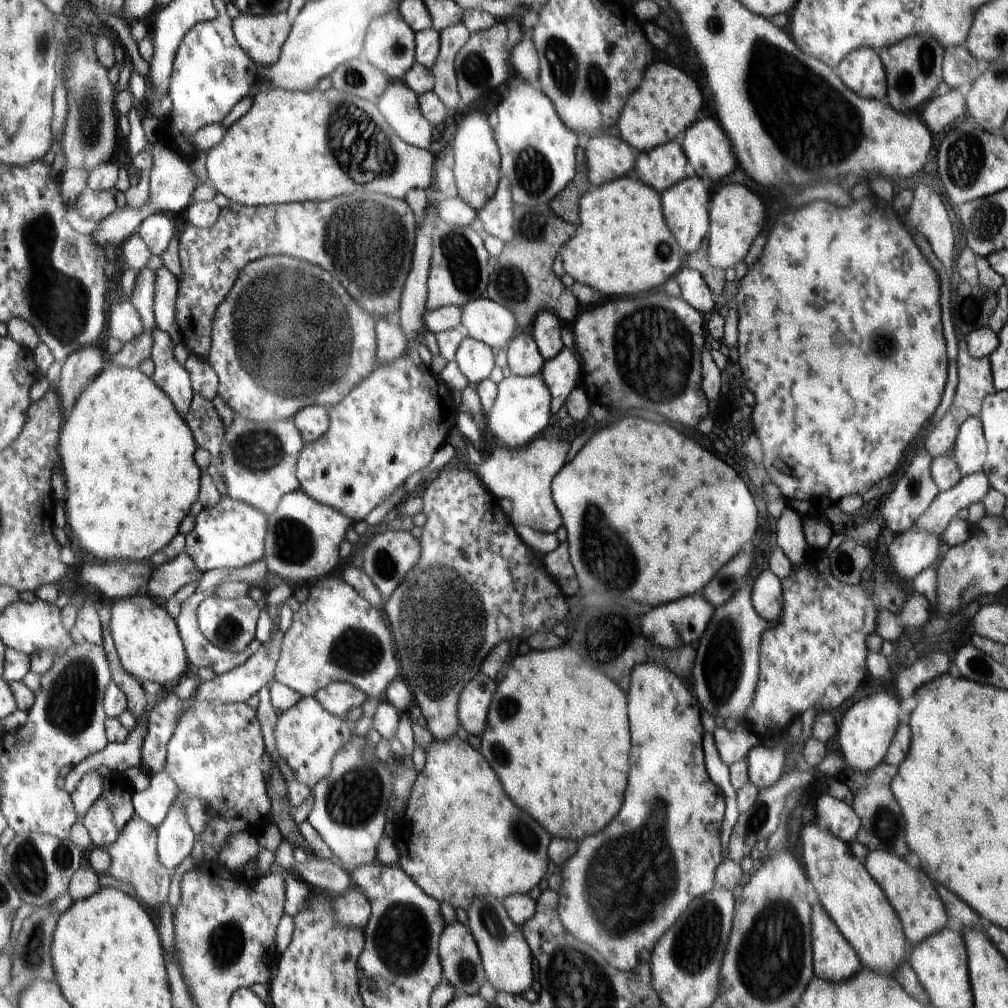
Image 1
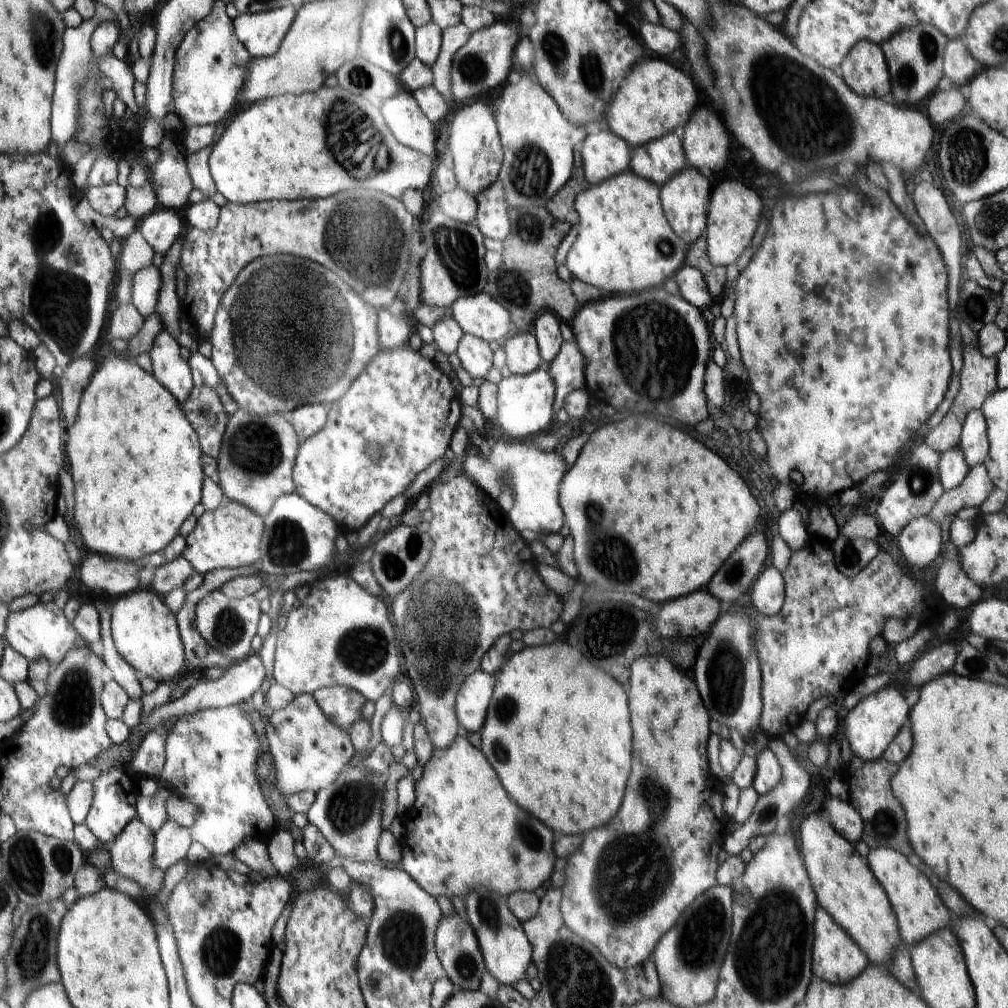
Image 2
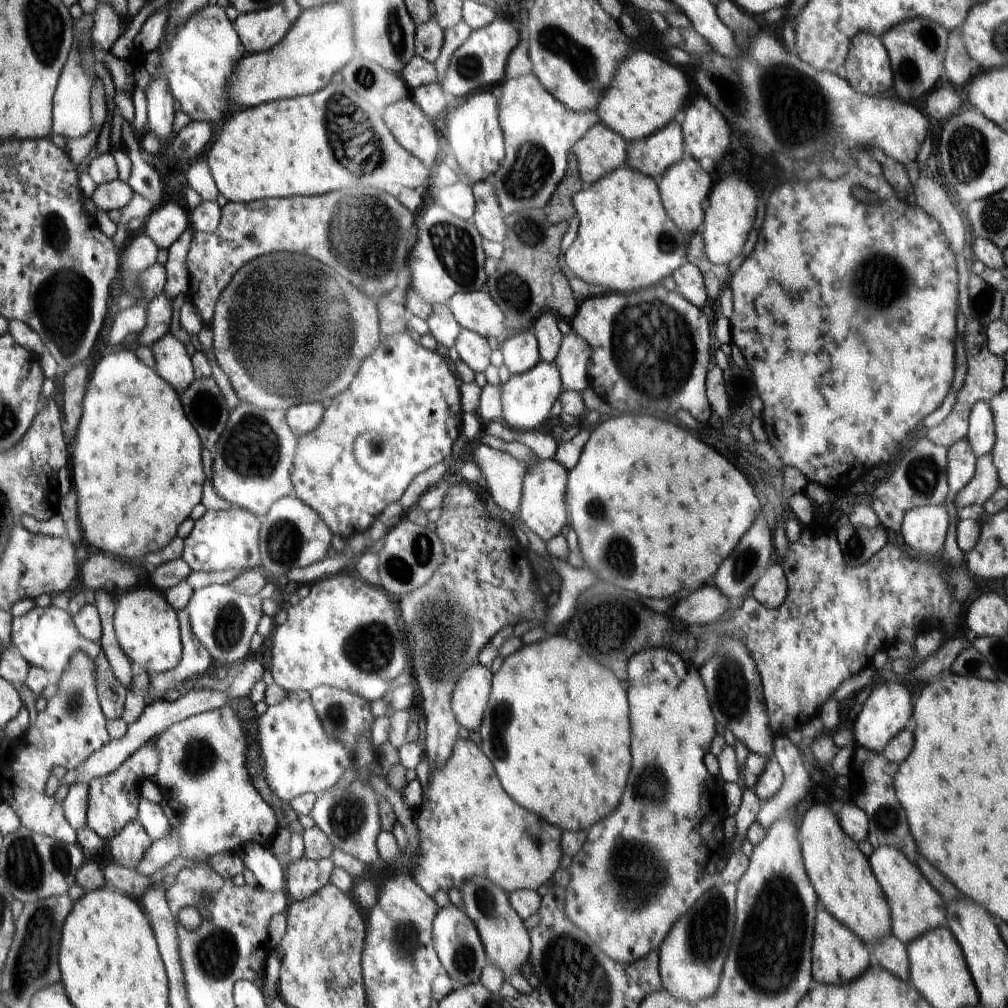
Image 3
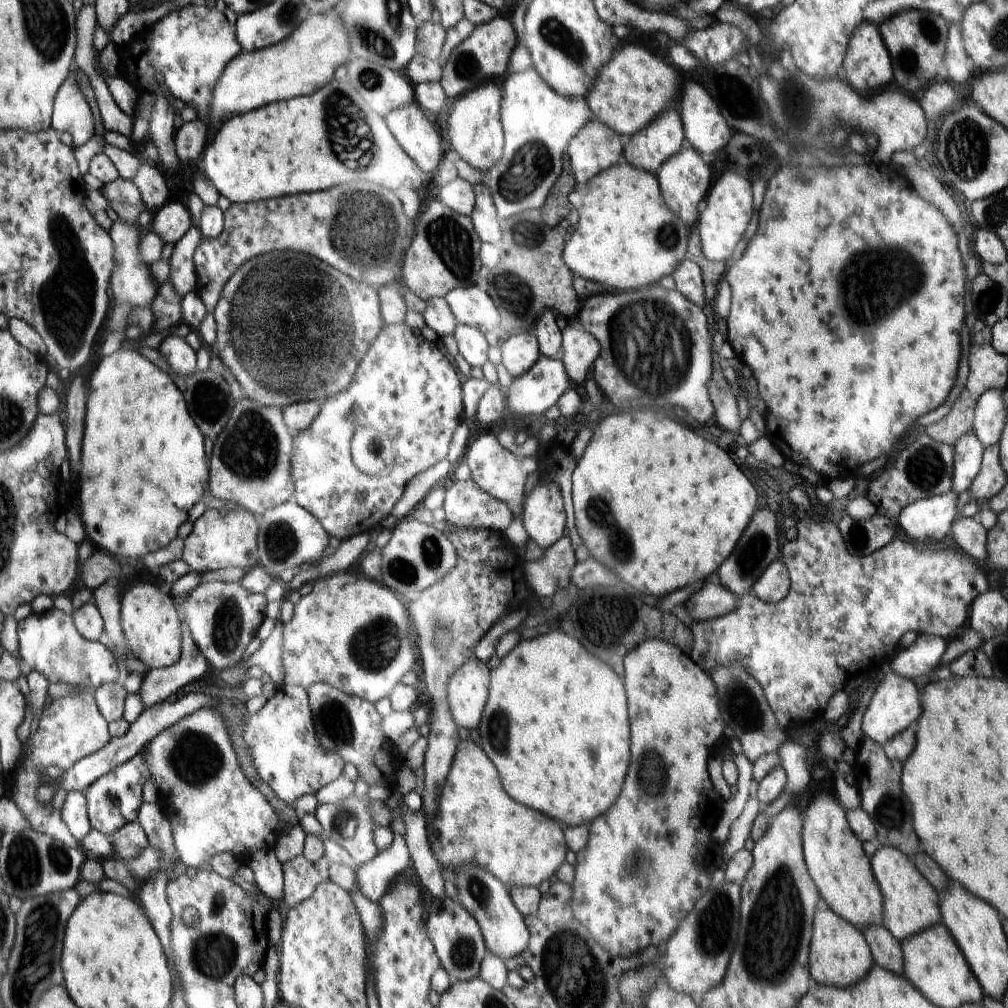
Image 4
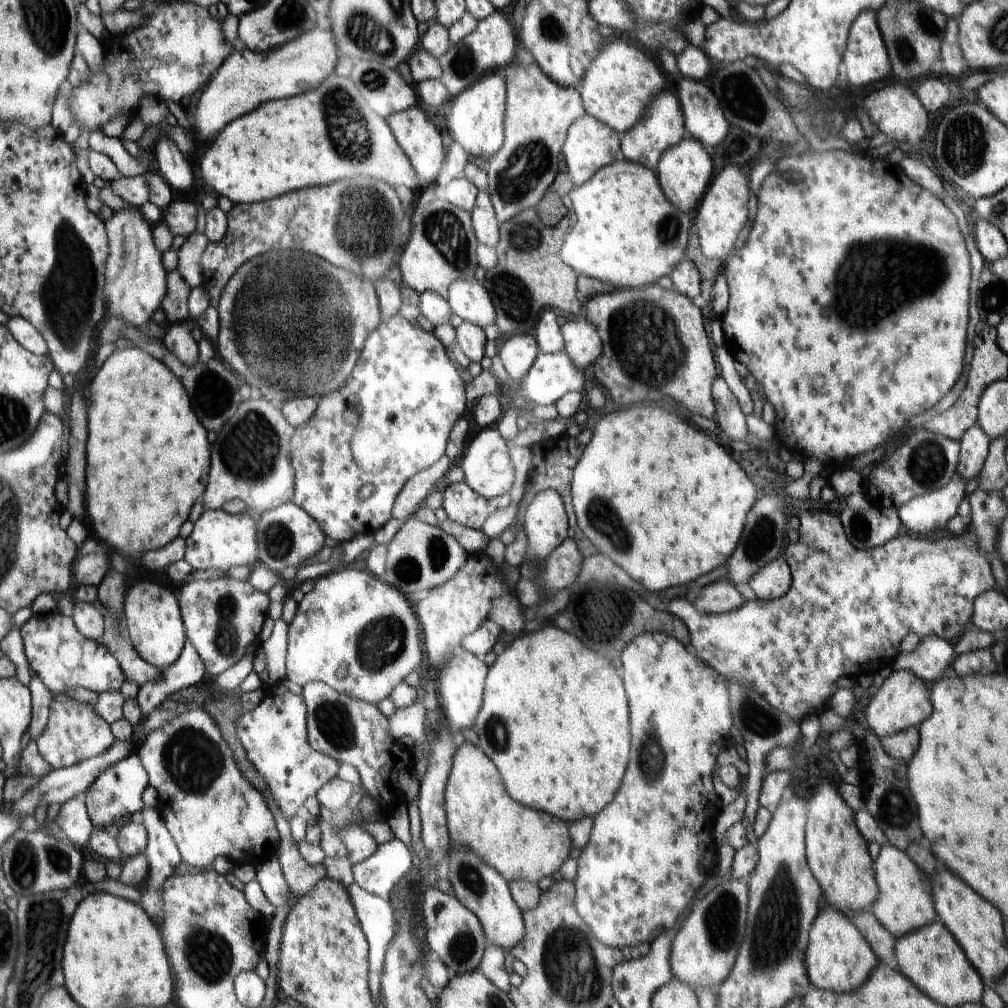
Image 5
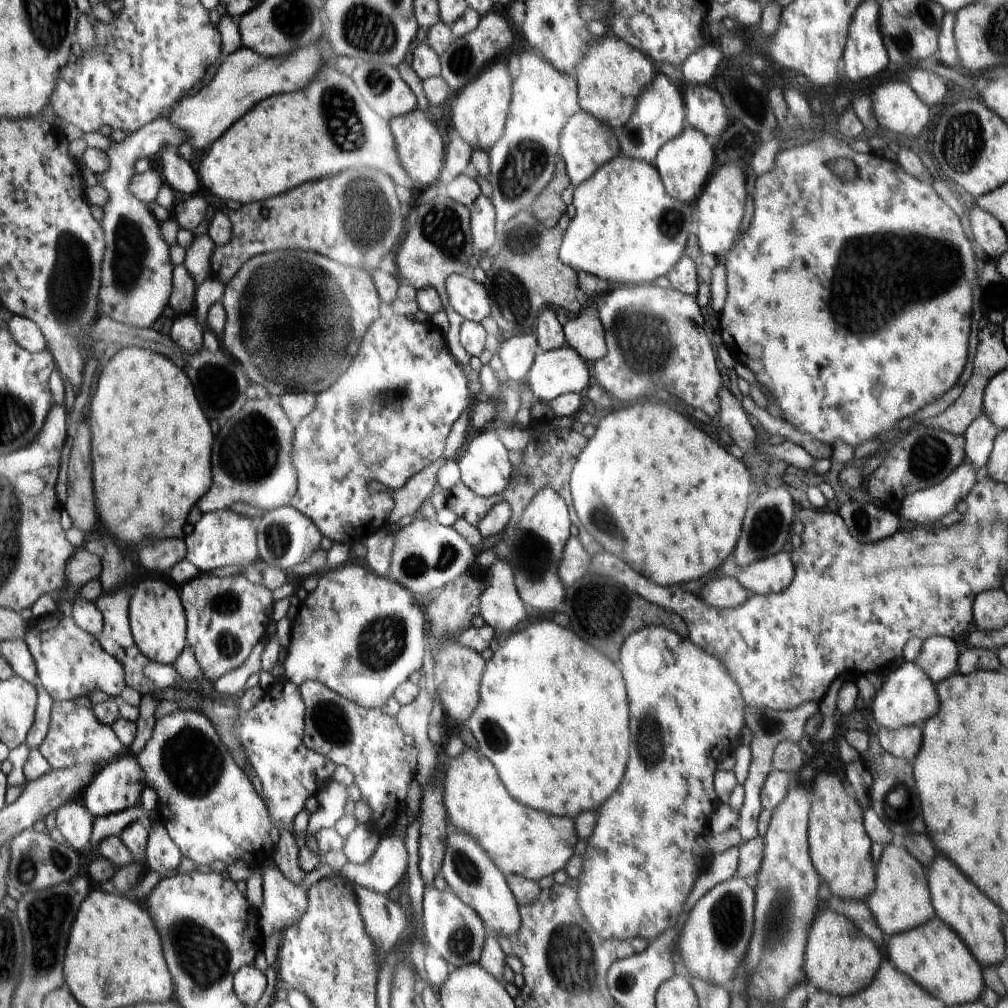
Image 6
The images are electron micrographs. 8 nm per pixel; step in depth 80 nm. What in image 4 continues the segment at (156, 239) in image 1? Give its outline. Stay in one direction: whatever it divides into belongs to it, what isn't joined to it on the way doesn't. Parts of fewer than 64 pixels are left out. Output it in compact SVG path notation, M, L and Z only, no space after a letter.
M168 200L162 208L156 210L153 220L149 224L170 248L178 242L192 226L192 217L187 207L175 200Z

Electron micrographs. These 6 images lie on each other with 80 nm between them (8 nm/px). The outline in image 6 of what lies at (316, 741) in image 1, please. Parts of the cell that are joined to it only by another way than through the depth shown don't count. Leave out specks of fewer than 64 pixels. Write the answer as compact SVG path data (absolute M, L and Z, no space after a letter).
M287 678L265 682L262 700L239 721L237 732L249 764L266 796L273 823L280 831L292 830L294 816L304 808L304 802L315 796L332 780L336 765L329 757L312 752L303 741L305 704L298 685Z

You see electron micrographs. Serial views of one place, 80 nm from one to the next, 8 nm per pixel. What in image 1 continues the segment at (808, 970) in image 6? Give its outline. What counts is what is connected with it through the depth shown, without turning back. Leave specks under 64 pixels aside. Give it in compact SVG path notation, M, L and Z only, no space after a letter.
M820 902L814 903L813 906L813 957L815 976L831 983L852 979L863 968L856 949L842 936L840 929Z

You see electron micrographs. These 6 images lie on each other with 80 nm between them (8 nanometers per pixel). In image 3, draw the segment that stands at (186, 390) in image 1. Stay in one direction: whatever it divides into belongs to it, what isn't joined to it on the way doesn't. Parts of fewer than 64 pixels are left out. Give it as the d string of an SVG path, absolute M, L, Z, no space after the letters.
M170 332L164 334L161 340L157 340L152 346L153 357L155 360L155 371L161 376L172 388L180 394L195 379L191 357L185 350L185 344L177 340Z

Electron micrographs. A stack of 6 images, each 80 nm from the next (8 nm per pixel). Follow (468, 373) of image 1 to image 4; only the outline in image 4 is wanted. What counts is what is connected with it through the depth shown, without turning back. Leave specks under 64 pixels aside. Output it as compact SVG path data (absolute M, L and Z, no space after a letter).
M457 323L453 336L456 339L460 356L470 364L471 368L482 366L488 360L486 358L488 344L486 344L484 334L480 334L480 330Z

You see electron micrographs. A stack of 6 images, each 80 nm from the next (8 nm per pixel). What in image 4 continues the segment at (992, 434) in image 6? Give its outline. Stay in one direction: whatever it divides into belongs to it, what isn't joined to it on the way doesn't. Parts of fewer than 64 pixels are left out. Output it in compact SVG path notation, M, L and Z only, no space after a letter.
M974 431L962 435L953 446L953 475L951 491L962 494L978 476L984 447Z

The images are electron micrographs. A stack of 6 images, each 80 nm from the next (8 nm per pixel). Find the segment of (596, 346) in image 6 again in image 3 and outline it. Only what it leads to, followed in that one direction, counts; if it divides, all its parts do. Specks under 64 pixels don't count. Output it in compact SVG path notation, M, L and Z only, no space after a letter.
M574 330L563 336L559 353L553 362L561 373L561 392L582 392L589 387L590 347Z

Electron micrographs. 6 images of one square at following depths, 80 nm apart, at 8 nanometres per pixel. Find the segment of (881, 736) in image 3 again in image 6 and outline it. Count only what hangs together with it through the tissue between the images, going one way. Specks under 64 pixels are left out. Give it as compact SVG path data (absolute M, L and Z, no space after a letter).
M915 662L901 664L895 670L887 673L883 686L873 696L872 716L882 729L896 729L918 724L936 716L938 712L938 695L934 684L928 675Z

